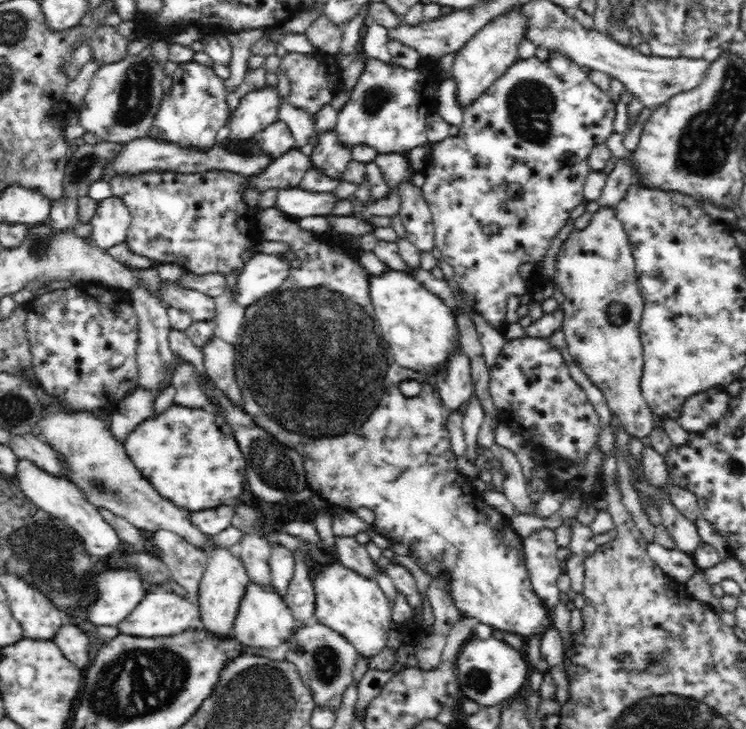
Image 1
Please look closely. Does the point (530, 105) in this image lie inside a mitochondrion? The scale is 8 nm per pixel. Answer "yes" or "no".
yes

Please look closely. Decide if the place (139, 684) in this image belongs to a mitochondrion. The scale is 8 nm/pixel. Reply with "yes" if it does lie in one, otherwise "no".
yes

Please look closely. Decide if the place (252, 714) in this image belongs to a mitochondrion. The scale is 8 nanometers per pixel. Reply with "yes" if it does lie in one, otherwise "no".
yes

